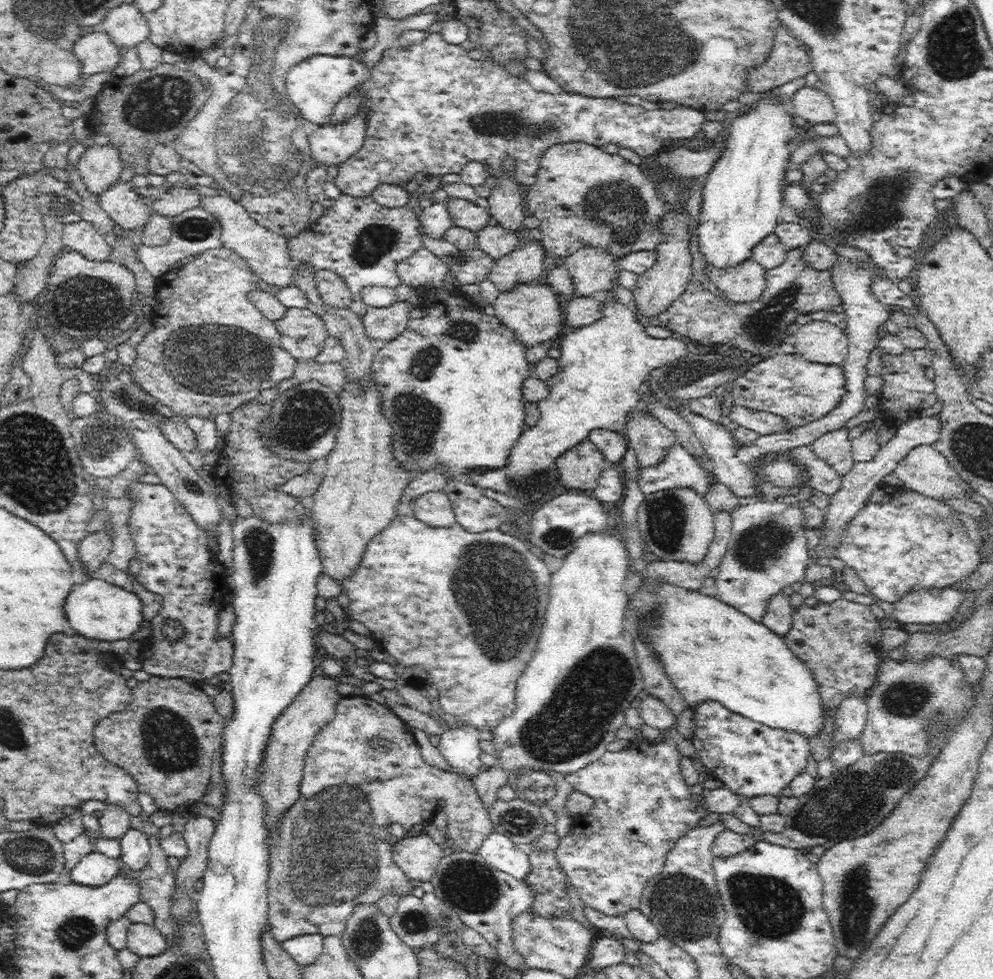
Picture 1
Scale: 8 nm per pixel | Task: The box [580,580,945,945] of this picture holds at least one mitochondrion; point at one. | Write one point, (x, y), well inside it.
(854, 805)

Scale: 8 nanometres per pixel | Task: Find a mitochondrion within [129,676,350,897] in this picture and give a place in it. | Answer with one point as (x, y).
(170, 743)

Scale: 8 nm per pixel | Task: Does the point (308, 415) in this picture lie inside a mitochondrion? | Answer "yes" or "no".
yes

